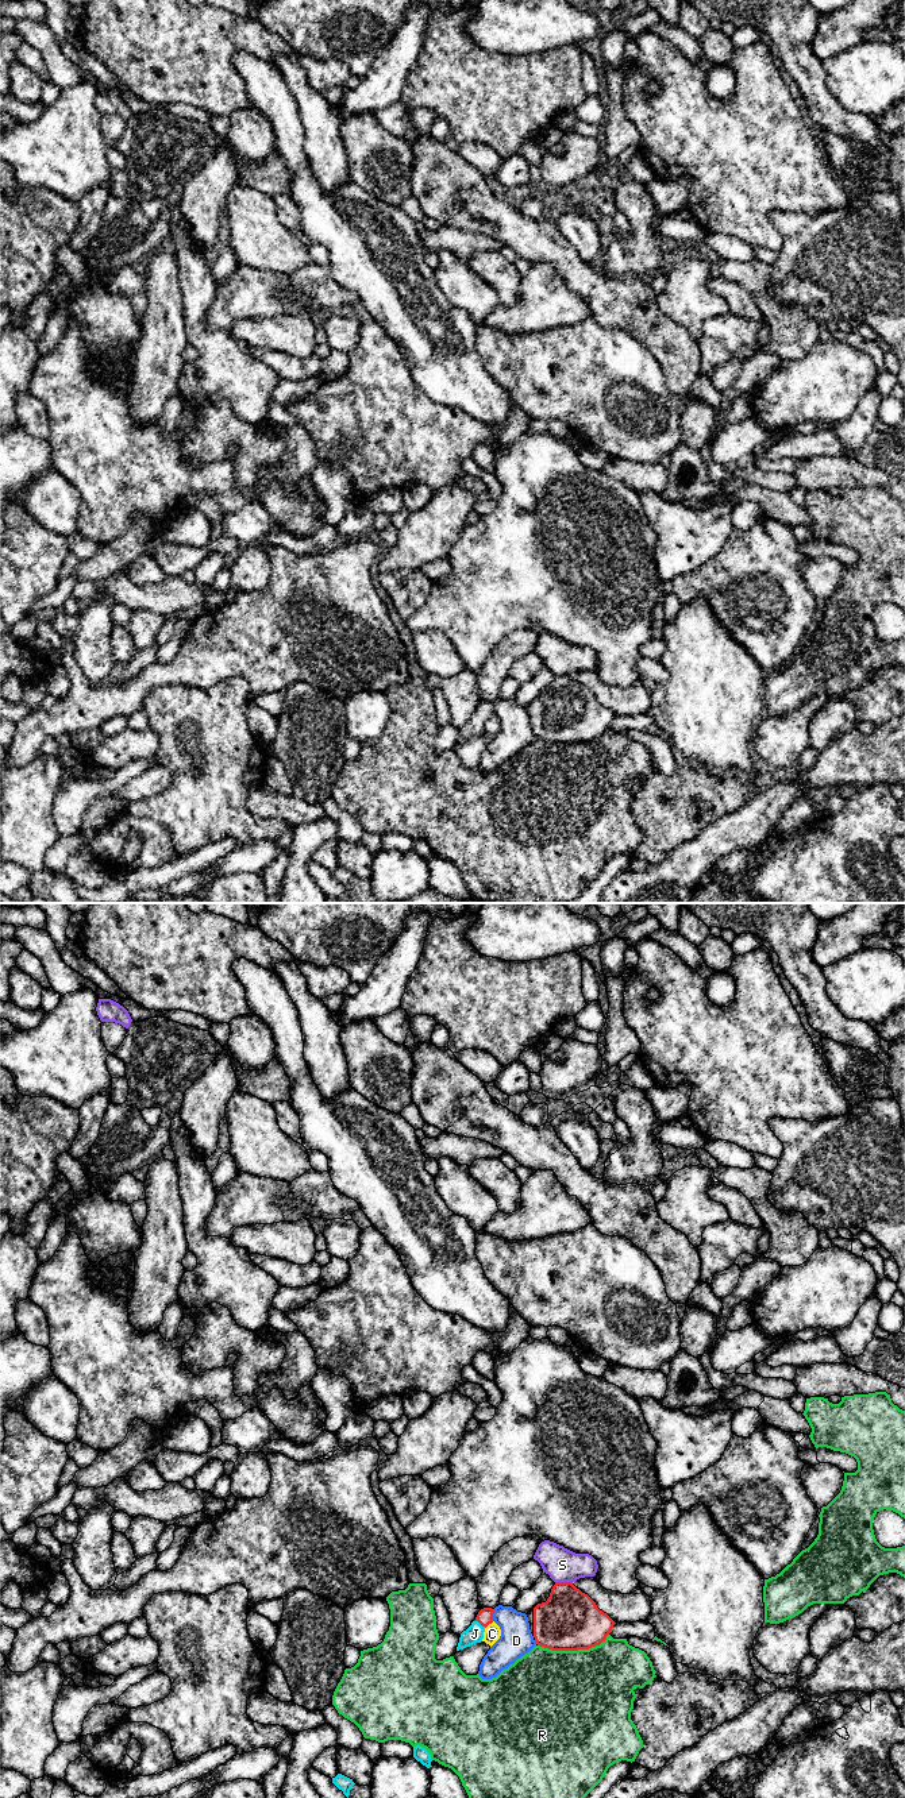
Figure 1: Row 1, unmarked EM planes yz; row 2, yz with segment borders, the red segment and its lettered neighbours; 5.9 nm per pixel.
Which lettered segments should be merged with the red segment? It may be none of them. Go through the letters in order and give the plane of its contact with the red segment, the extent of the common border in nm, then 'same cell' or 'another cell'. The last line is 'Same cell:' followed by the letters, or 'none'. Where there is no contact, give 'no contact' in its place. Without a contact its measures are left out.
C: meets red in yz; contact 80 nm long; another cell
D: meets red in yz; contact 70 nm long; another cell
J: meets red in yz; contact 80 nm long; same cell
R: meets red in yz; contact 440 nm long; another cell
S: meets red in yz; contact 100 nm long; another cell
Same cell: J

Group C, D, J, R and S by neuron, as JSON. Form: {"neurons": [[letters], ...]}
{"neurons": [["C"], ["D"], ["J"], ["R"], ["S"]]}

